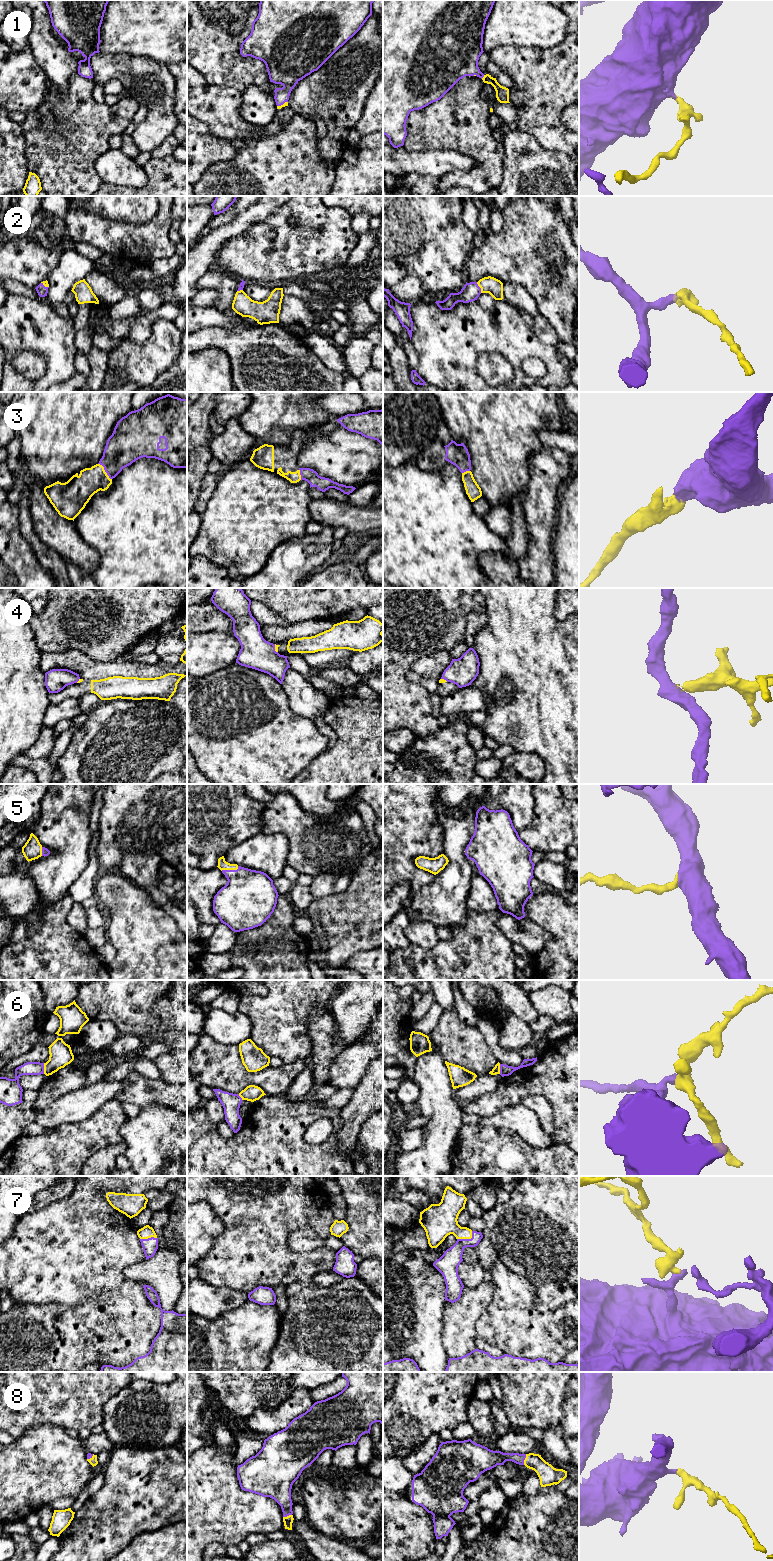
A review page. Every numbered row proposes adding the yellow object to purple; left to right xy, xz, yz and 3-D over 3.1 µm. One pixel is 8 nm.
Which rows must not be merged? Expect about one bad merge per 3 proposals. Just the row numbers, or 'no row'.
4, 6

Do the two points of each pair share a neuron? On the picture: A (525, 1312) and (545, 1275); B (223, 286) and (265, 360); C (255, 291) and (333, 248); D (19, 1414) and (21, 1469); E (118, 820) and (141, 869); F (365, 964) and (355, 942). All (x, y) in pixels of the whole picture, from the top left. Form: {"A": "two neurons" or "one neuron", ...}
{"A": "two neurons", "B": "one neuron", "C": "two neurons", "D": "two neurons", "E": "two neurons", "F": "two neurons"}

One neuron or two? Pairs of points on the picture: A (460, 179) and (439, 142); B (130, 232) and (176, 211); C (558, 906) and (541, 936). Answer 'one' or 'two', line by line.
A: one
B: two
C: two

